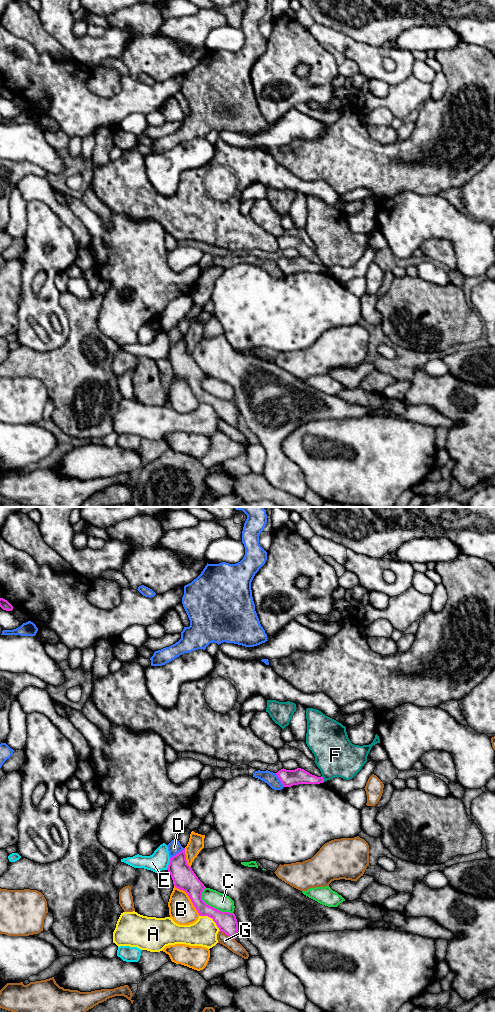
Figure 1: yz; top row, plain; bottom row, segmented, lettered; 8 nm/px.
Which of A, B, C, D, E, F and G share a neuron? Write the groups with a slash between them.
A / B / C / D F / E / G

